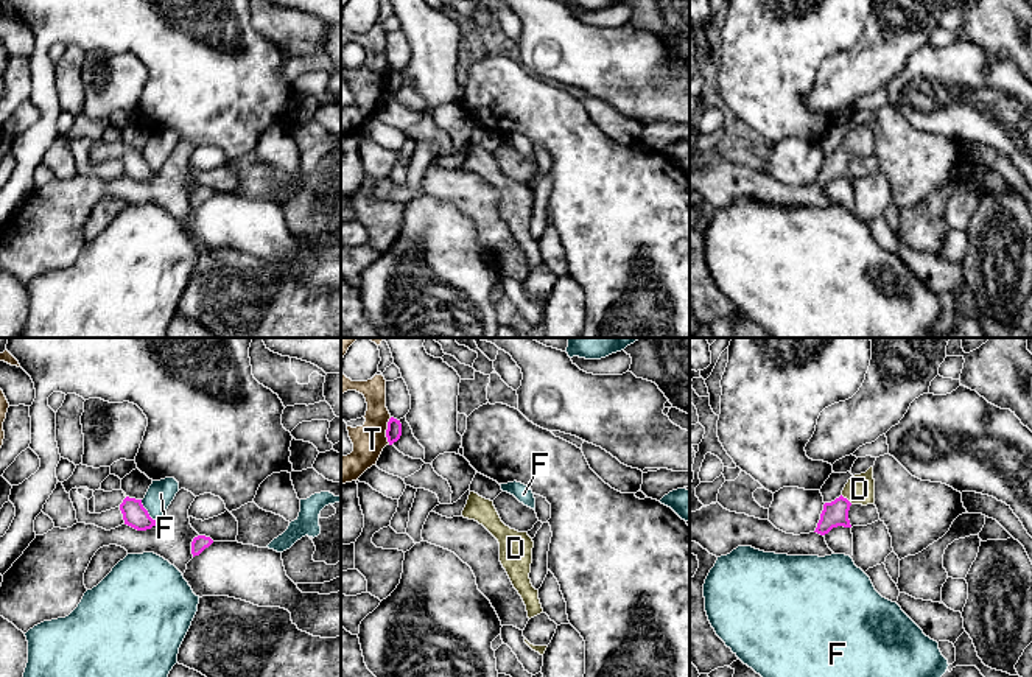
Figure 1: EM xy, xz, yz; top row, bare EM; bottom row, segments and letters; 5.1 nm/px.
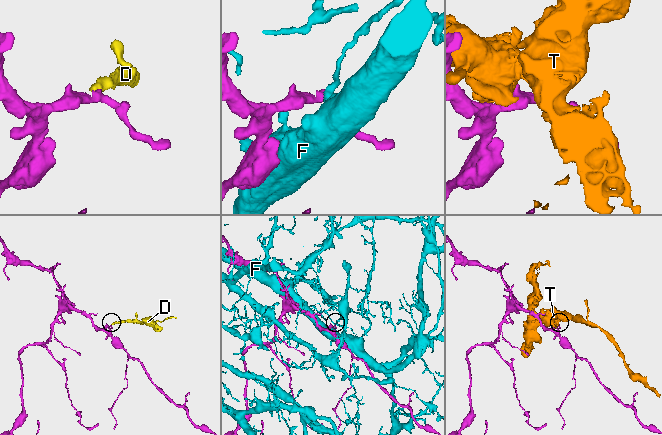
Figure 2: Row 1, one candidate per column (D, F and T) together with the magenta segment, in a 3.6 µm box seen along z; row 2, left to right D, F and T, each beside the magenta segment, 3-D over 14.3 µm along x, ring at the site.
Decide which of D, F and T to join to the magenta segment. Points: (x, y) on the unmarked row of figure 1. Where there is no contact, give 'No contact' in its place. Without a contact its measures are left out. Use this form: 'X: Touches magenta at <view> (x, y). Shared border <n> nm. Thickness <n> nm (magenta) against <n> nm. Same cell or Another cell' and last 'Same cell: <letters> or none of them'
D: Touches magenta at yz (845, 150). Shared border 80 nm. Thickness 130 nm (magenta) against 150 nm. Same cell
F: Touches magenta at xy (147, 162). Shared border 150 nm. Thickness 120 nm (magenta) against 140 nm. Another cell
T: Touches magenta at xz (386, 83). Shared border 140 nm. Thickness 80 nm (magenta) against 160 nm. Another cell
Same cell: D

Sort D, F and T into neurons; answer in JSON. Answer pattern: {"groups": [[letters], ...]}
{"groups": [["D"], ["F"], ["T"]]}

